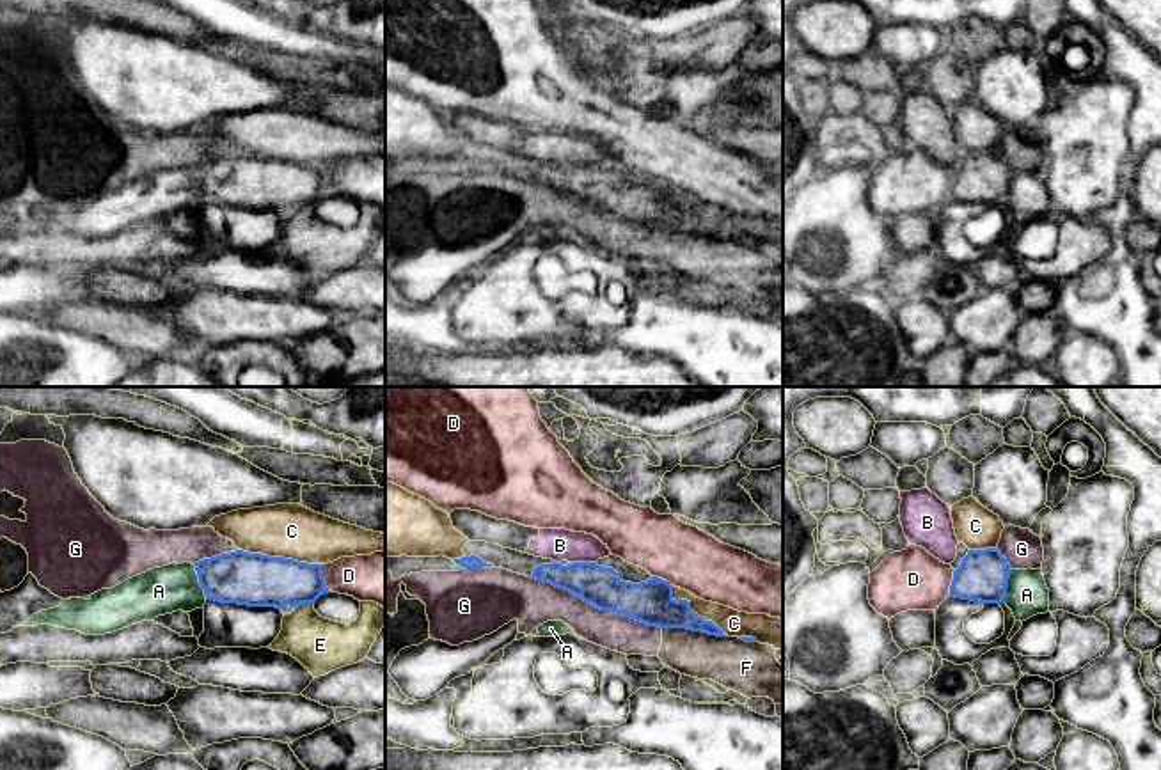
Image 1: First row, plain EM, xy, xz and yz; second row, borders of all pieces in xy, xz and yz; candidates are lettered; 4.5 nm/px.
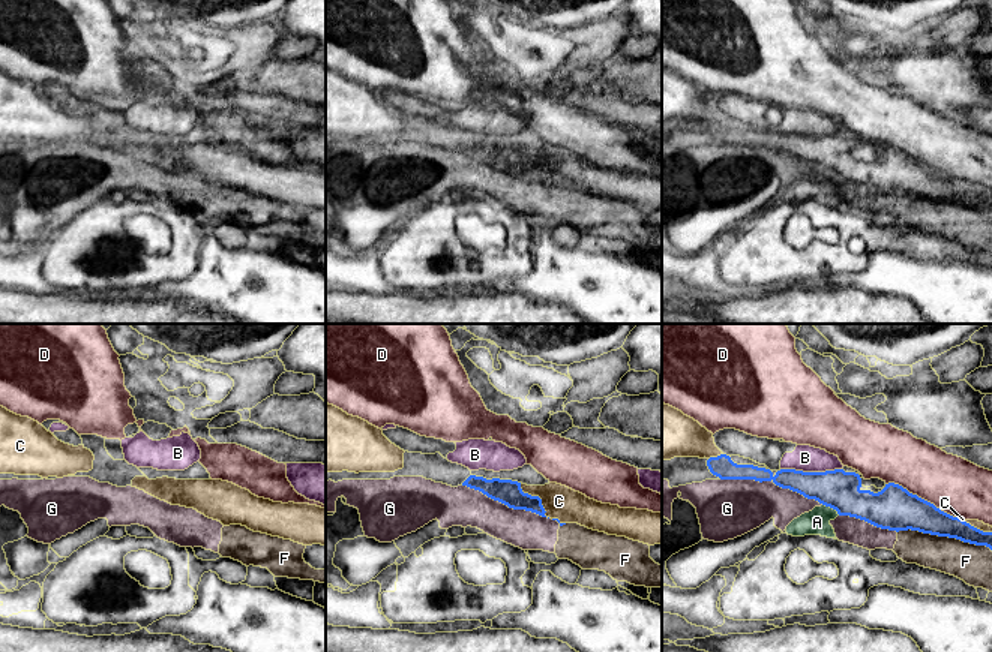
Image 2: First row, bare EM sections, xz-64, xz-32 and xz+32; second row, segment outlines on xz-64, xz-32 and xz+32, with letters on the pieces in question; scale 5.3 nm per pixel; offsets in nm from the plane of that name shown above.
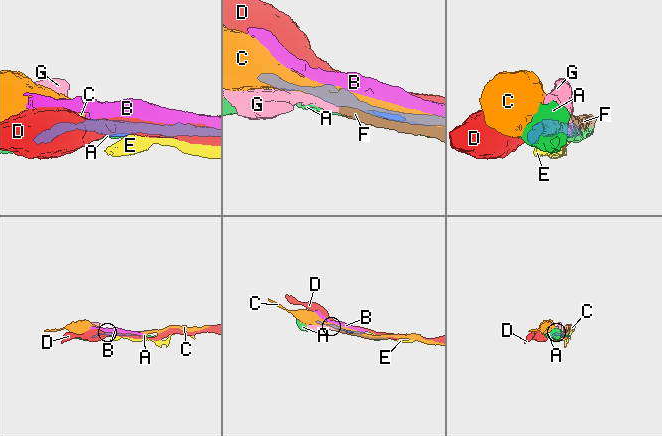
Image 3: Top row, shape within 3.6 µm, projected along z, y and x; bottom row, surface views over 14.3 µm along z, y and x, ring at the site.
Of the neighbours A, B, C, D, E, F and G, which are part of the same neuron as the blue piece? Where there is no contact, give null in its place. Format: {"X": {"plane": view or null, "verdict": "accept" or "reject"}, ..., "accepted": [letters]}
{"A": {"plane": "xy", "verdict": "reject"}, "B": {"plane": "xz", "verdict": "reject"}, "C": {"plane": "xy", "verdict": "reject"}, "D": {"plane": "xy", "verdict": "reject"}, "E": {"plane": "xy", "verdict": "reject"}, "F": {"plane": "xz", "verdict": "reject"}, "G": {"plane": "xz", "verdict": "reject"}, "accepted": []}

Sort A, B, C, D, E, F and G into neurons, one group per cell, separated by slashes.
A / B / C / D / E / F G

